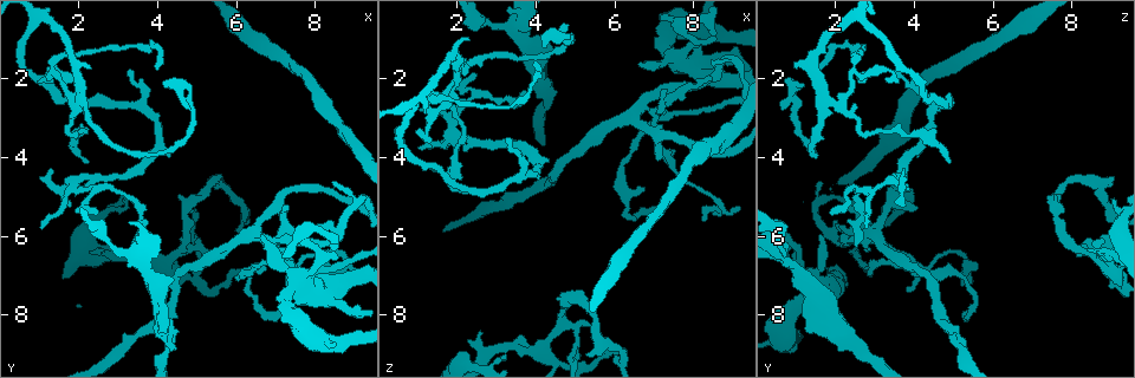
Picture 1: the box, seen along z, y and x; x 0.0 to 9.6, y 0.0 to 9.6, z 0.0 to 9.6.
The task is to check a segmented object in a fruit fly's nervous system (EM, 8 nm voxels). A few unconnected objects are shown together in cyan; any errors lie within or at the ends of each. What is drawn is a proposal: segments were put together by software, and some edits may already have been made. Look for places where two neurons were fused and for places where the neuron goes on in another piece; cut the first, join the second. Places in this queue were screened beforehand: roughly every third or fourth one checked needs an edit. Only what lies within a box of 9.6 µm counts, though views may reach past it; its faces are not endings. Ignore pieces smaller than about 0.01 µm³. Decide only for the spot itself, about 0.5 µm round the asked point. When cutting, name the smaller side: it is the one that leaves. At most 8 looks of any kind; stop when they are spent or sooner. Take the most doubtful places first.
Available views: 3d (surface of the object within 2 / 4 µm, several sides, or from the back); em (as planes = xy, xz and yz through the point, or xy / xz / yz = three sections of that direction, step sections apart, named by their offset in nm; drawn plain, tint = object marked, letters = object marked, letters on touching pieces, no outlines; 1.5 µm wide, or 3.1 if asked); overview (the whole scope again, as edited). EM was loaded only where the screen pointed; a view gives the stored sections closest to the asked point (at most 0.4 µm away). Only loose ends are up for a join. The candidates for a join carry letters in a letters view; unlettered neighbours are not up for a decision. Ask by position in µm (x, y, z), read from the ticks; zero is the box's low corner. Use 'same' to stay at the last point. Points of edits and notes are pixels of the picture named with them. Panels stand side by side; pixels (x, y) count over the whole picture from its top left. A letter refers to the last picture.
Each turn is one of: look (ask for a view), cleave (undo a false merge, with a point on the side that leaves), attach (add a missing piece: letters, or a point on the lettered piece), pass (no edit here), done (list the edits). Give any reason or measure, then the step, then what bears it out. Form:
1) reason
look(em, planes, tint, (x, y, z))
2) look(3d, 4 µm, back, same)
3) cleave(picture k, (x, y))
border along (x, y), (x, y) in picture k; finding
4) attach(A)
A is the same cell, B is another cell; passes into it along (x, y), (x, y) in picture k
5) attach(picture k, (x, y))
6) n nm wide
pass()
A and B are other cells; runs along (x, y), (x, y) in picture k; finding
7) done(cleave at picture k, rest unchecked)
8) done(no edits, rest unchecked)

an open end
look(3d, 4 µm, (2.30, 1.70, 1.00))

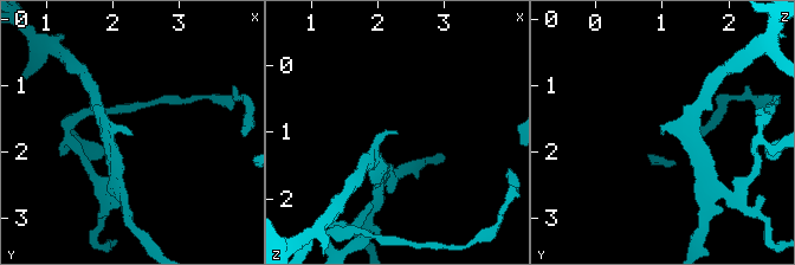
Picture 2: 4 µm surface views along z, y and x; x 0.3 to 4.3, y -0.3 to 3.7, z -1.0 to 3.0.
look(em, planes, letters, (2.25, 1.75, 1.00))

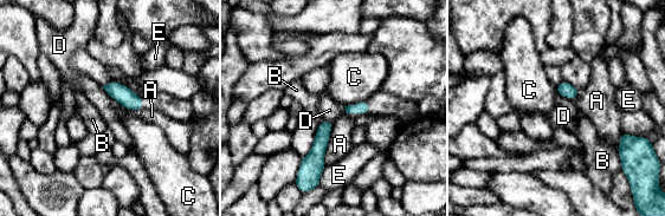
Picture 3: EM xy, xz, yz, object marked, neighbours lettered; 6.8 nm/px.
pass()
A, B, C, D and E are other cells; none of them fits

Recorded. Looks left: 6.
branch stops here
look(em, planes, plain, (7.15, 5.30, 4.00))

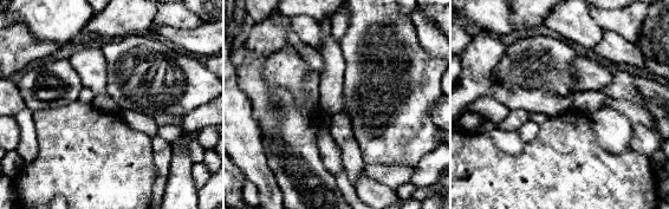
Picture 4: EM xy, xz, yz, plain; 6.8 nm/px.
look(em, planes, letters, same)

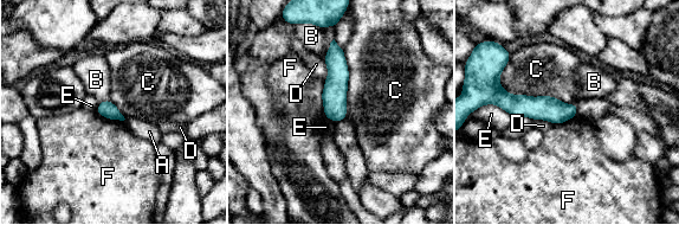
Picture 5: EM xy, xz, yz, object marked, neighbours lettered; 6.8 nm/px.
pass()
A, B, C, D, E and F are other cells; border along (498, 76), (511, 94), (575, 103) in picture 5; no lettered piece goes on from it

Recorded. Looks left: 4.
narrows sharply
look(3d, 4 µm, (7.50, 7.20, 1.40))

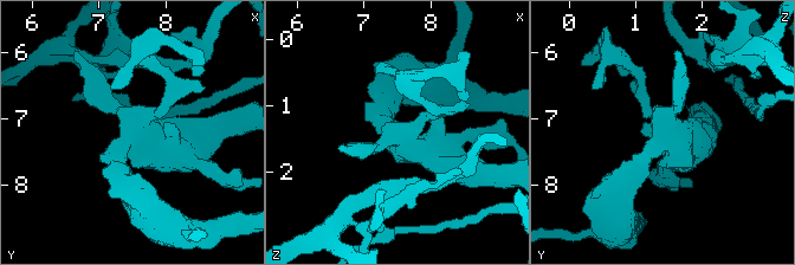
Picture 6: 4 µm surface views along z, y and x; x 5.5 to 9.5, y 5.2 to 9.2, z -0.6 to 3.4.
need the tissue
look(em, planes, plain, (7.55, 7.20, 1.45))

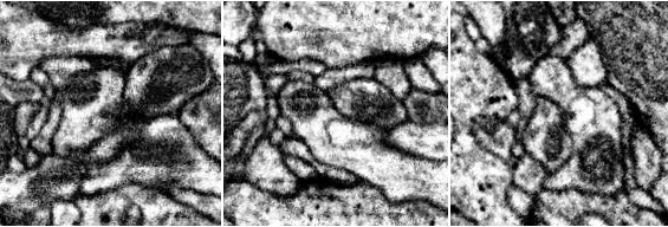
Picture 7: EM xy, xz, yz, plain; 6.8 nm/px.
what lies round it
look(em, planes, letters, same)

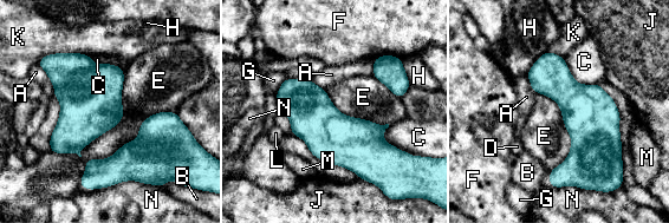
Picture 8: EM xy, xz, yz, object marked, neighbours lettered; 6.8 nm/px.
E touches over 750 nm
pass()
A, B, C, D, E, F, G, H, J, K, L, M and N are other cells; one neuron here

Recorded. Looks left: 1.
done(no edits, rest unchecked)

